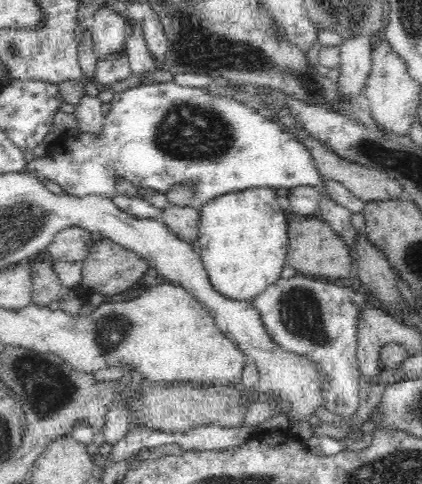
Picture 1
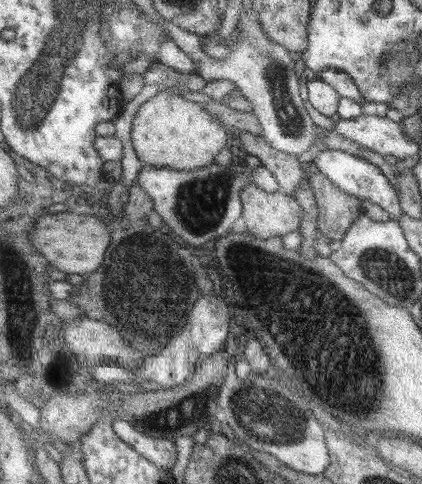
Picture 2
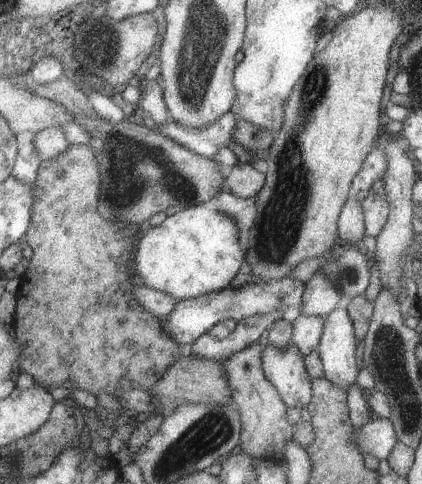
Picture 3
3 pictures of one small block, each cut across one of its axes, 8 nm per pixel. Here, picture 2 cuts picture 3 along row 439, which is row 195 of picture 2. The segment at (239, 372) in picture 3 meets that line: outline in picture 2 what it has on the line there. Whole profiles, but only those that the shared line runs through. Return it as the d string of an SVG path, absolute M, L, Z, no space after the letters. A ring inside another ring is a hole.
M249 184L241 190L245 204L243 220L247 230L257 238L277 238L297 232L305 220L305 208L287 192L267 192L257 184Z

